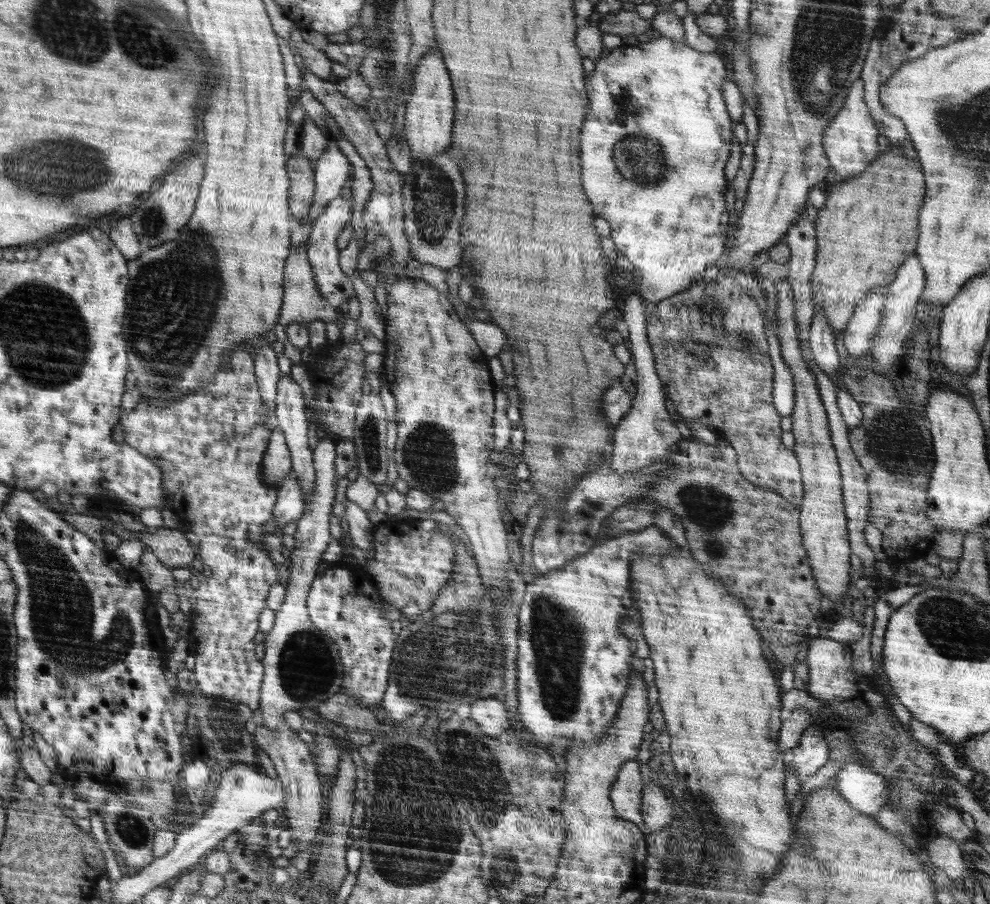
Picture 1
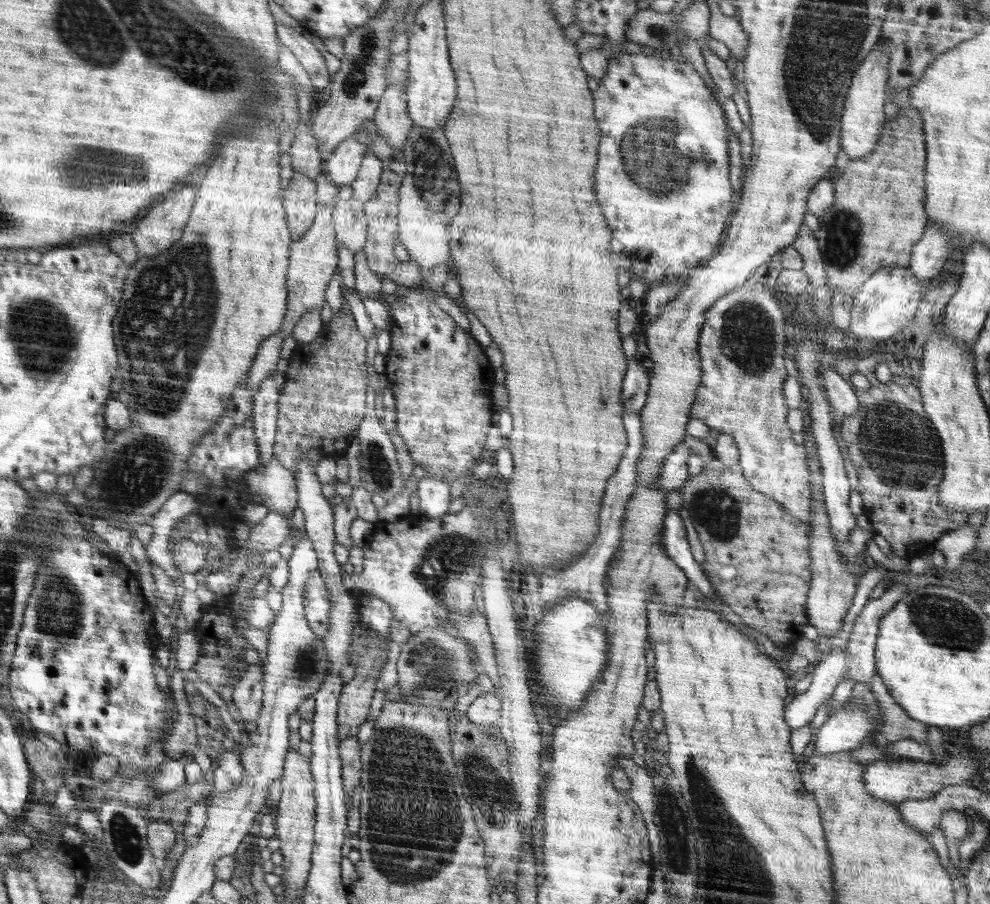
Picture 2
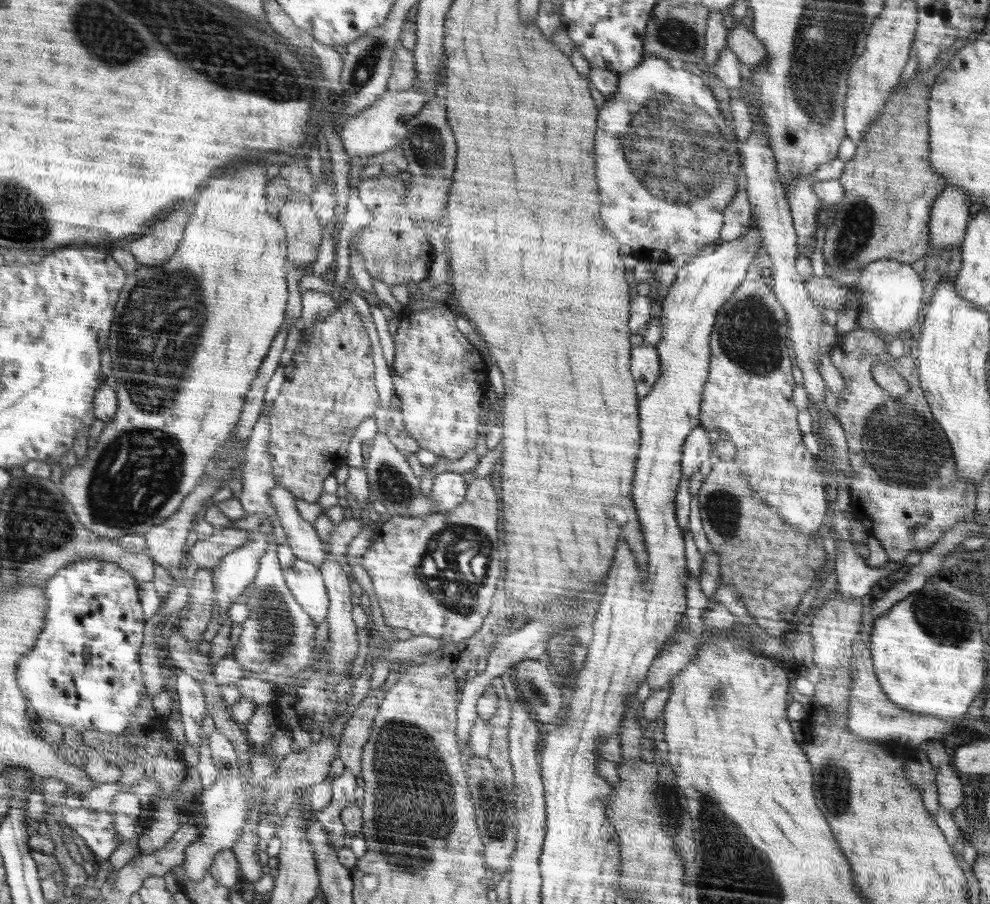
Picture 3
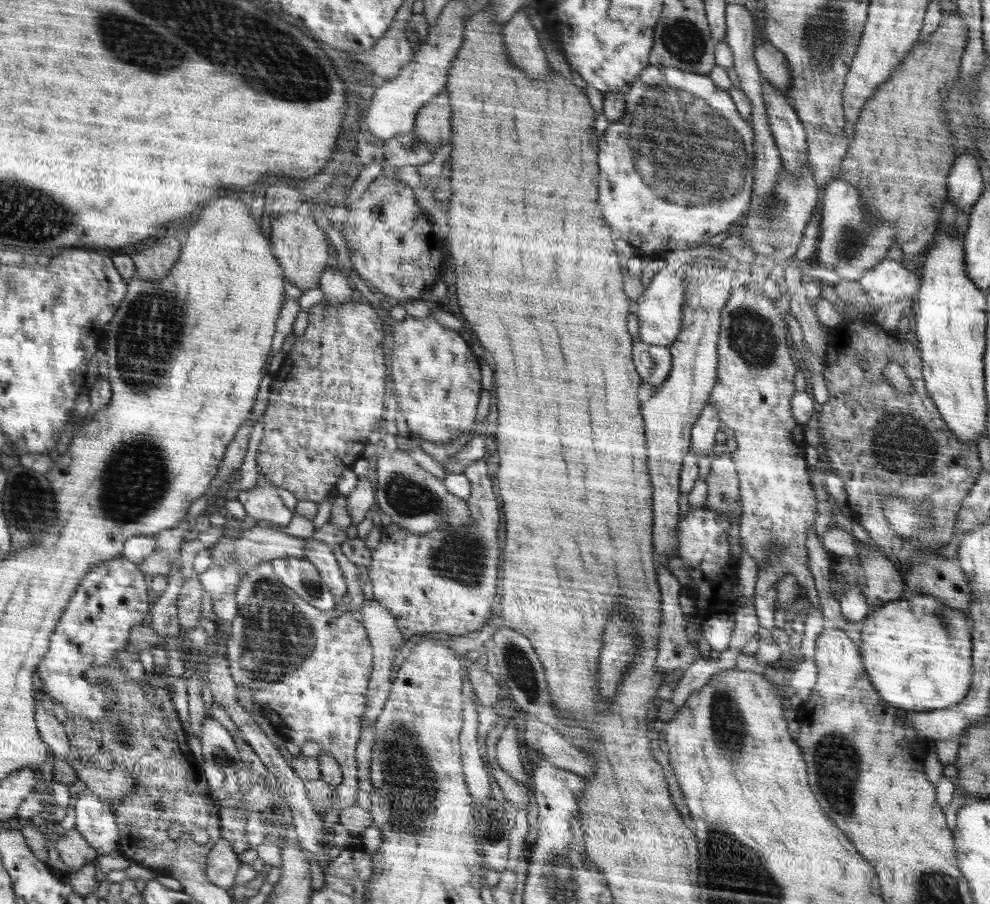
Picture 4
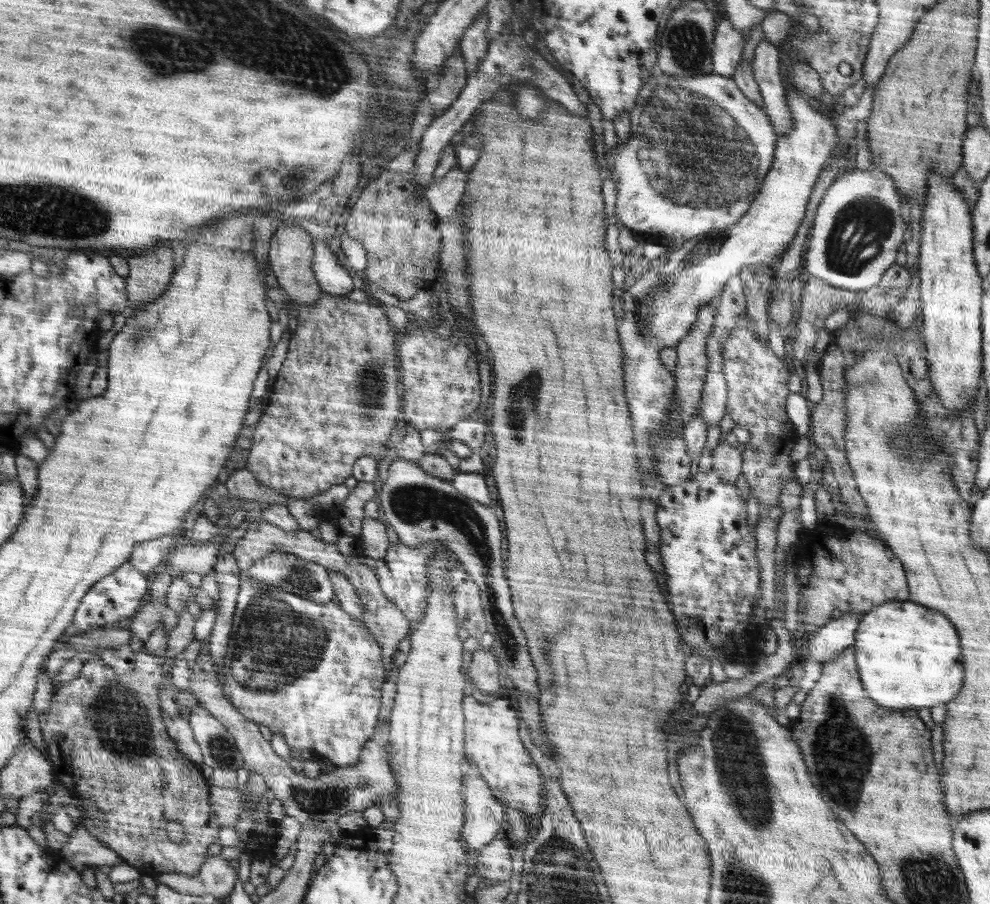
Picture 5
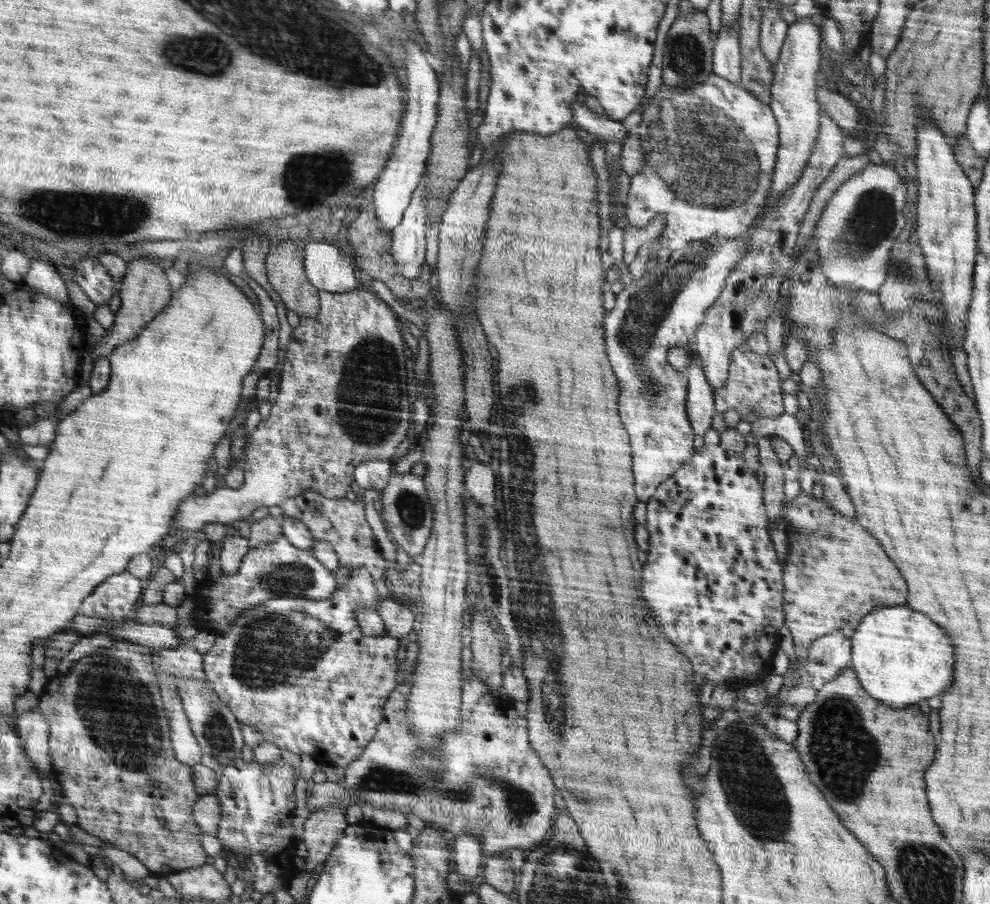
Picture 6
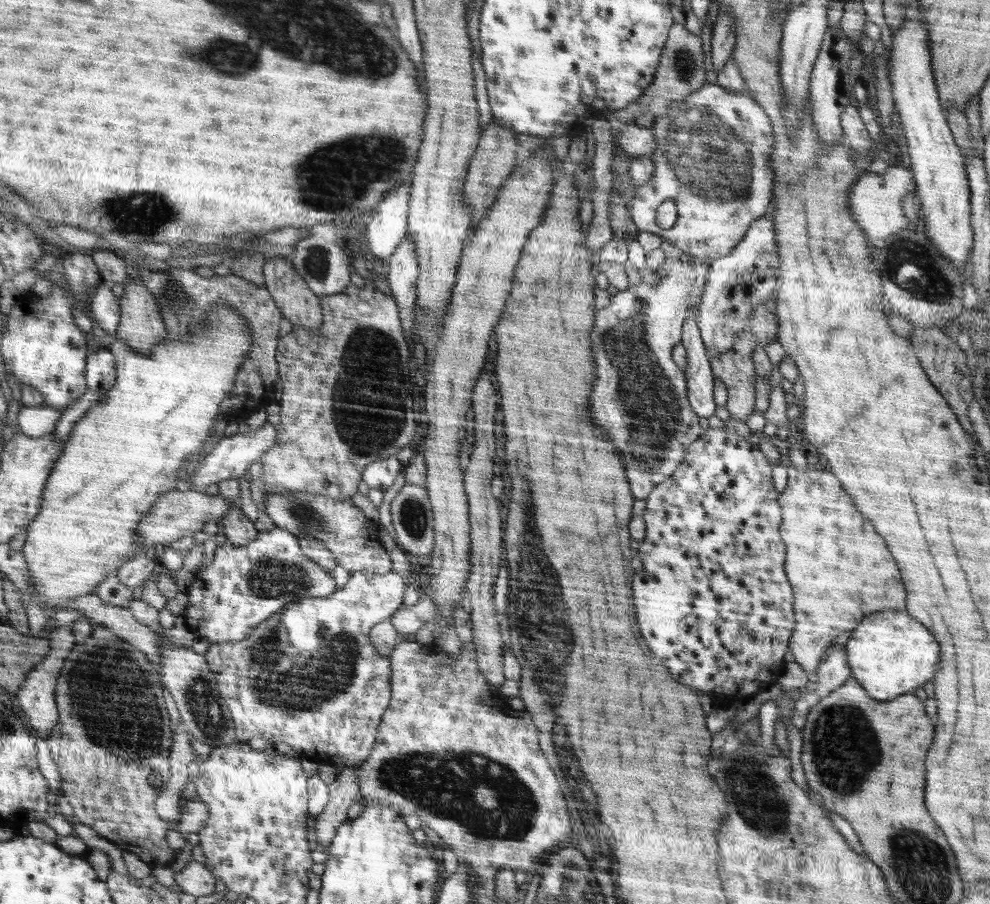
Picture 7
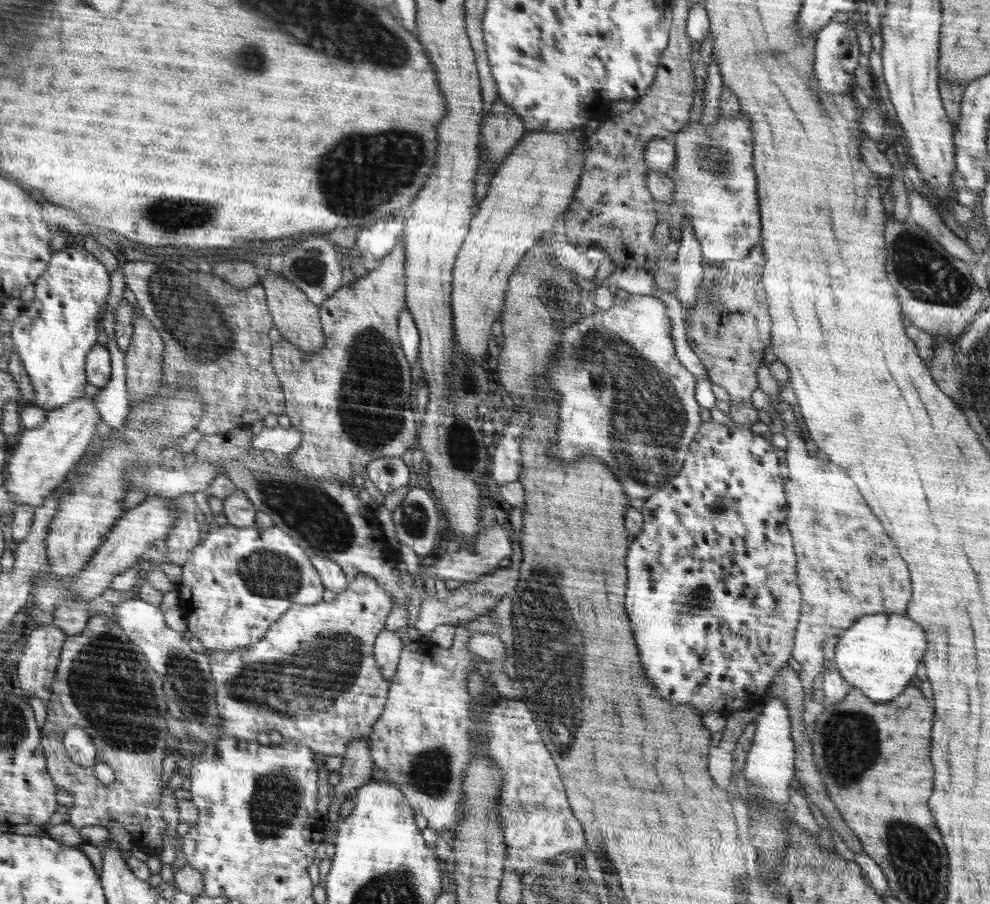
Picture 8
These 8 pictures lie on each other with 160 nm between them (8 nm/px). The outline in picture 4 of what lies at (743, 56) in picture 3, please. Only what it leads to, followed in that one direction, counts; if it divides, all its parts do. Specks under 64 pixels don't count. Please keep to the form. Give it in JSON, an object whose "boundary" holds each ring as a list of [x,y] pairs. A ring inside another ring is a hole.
{"boundary":[[[759,39],[754,49],[754,60],[759,66],[762,78],[783,95],[788,93],[792,74],[787,70],[787,60],[775,46],[769,42]]]}

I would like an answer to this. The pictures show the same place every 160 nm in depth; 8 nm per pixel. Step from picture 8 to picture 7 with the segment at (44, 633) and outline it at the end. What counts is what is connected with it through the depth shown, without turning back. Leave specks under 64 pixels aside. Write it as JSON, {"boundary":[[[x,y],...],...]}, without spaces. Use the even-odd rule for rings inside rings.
{"boundary":[[[72,625],[55,628],[50,634],[49,644],[51,644],[49,653],[45,659],[42,659],[34,665],[32,670],[28,671],[22,681],[22,690],[13,699],[15,707],[21,711],[21,714],[24,714],[26,721],[32,727],[32,734],[45,740],[51,736],[51,730],[59,722],[59,707],[58,701],[55,699],[55,690],[58,688],[59,676],[66,658],[75,648],[75,632],[72,631]]]}

